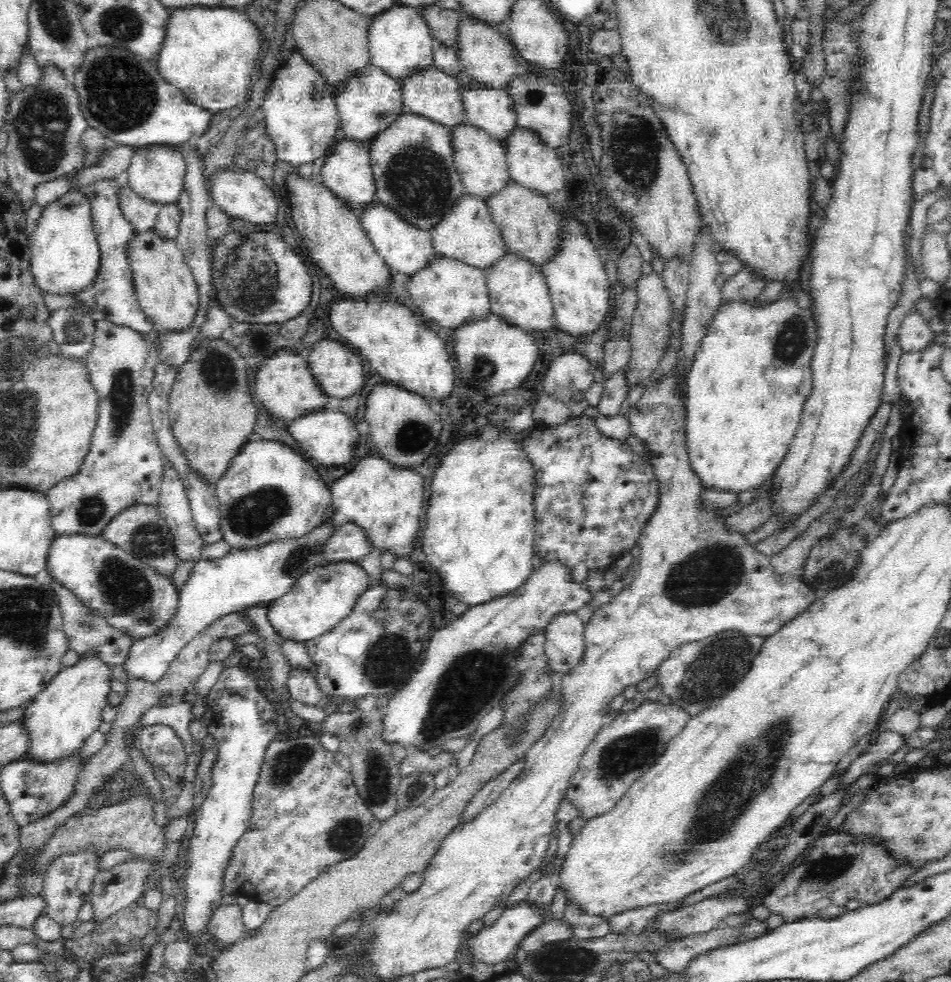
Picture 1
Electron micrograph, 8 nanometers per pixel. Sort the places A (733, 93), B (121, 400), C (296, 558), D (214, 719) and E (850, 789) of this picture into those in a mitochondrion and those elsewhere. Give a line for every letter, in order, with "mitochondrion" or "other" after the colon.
A: other
B: mitochondrion
C: mitochondrion
D: other
E: other

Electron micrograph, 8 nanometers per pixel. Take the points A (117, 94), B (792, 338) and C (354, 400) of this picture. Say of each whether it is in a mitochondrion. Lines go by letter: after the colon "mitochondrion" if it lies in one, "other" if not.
A: mitochondrion
B: mitochondrion
C: other

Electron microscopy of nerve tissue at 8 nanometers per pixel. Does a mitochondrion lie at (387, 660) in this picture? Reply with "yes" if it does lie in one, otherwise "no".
yes

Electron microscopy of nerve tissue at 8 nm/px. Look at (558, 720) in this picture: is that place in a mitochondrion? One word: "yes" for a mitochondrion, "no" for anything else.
no

